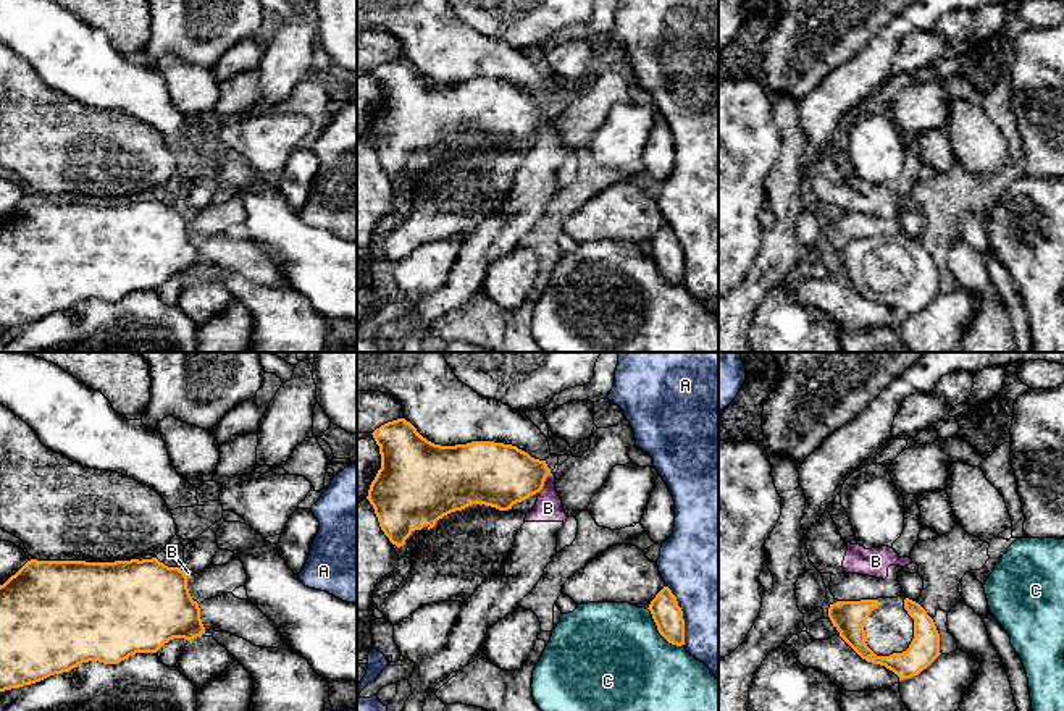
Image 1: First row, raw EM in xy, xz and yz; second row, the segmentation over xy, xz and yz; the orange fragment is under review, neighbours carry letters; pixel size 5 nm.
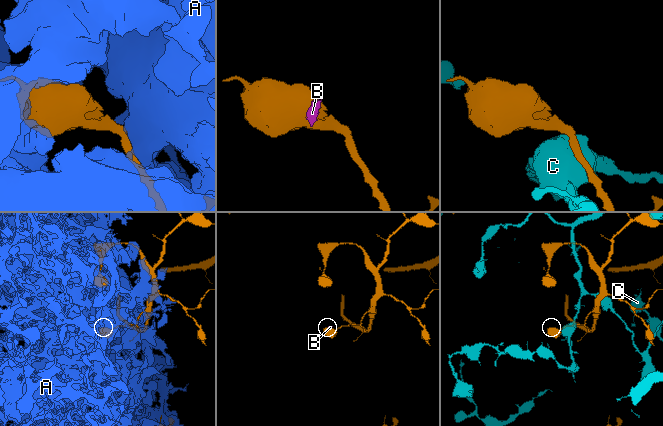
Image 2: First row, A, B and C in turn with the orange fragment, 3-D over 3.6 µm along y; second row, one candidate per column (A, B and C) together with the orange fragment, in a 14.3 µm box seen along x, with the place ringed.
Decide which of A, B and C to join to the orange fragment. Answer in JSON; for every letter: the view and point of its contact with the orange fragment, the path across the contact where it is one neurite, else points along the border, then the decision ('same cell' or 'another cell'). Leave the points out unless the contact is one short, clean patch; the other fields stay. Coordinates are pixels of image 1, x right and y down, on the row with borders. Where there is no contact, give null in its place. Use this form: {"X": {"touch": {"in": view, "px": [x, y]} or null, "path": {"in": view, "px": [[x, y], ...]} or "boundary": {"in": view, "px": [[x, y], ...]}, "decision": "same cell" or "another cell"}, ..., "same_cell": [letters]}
{"A": {"touch": {"in": "xz", "px": [682, 614]}, "decision": "another cell"}, "B": {"touch": {"in": "xz", "px": [544, 480]}, "boundary": {"in": "xz", "px": [[551, 472], [538, 492]]}, "decision": "another cell"}, "C": {"touch": {"in": "xz", "px": [659, 632]}, "decision": "another cell"}, "same_cell": []}

